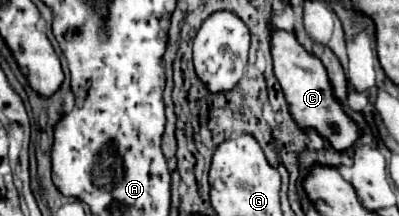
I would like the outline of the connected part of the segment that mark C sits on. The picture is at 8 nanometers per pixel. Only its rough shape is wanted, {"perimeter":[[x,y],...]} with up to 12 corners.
{"perimeter":[[293,33],[271,53],[289,113],[335,151],[363,135],[333,95],[325,65]]}

